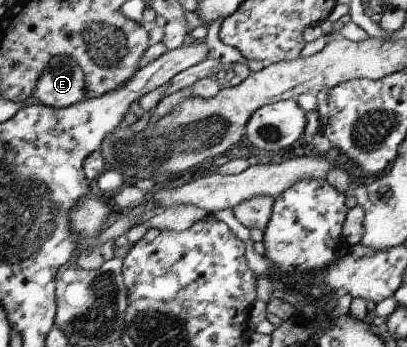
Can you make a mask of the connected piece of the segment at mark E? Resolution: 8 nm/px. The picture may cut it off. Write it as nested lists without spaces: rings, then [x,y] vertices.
[[[54,55],[46,63],[46,69],[42,69],[42,77],[38,77],[38,83],[34,85],[32,94],[28,99],[40,105],[62,109],[83,101],[86,98],[84,91],[84,79],[78,63],[72,57],[66,55]]]

